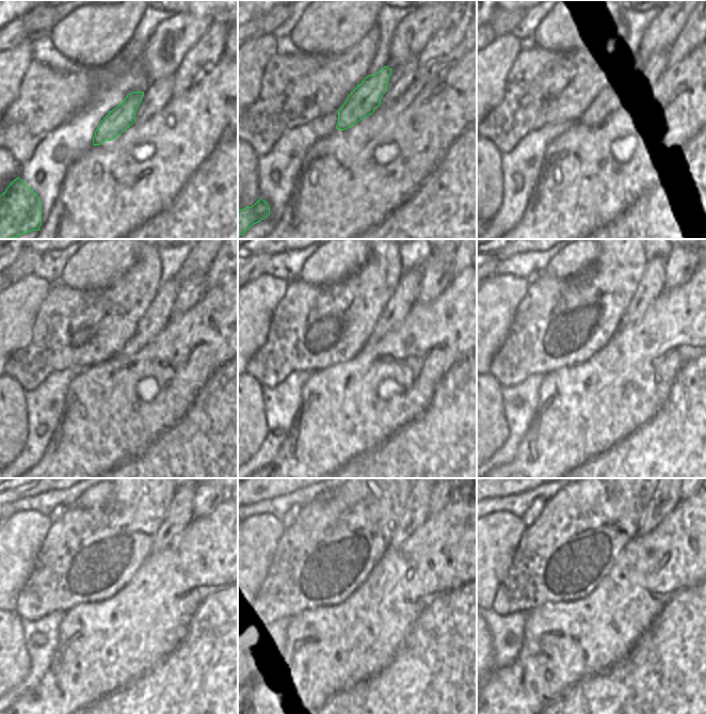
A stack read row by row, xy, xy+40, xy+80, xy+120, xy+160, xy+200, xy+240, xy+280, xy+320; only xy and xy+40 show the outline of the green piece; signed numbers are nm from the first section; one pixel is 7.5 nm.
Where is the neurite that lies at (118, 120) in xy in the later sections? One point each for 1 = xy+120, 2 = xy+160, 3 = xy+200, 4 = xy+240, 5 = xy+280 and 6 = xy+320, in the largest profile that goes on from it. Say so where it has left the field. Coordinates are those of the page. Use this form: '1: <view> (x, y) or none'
1: xy+120 (158, 315)
2: xy+160 (398, 307)
3: xy+200 (652, 283)
4: xy+240 (179, 513)
5: xy+280 (417, 510)
6: xy+320 (663, 500)

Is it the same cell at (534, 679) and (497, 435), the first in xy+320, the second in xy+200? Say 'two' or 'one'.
two

